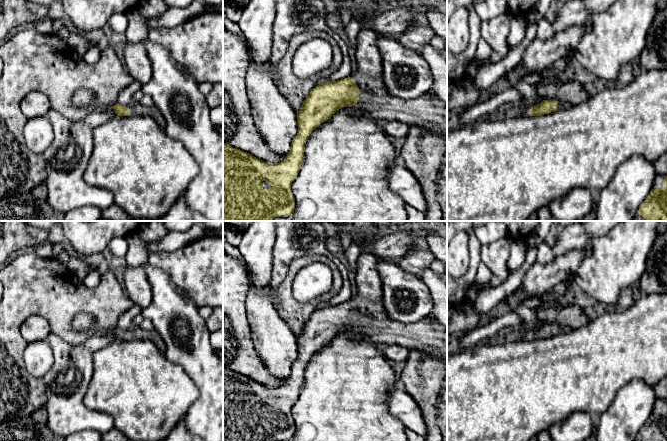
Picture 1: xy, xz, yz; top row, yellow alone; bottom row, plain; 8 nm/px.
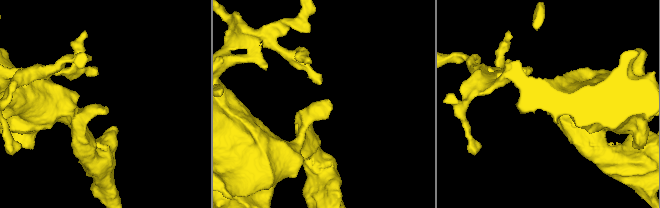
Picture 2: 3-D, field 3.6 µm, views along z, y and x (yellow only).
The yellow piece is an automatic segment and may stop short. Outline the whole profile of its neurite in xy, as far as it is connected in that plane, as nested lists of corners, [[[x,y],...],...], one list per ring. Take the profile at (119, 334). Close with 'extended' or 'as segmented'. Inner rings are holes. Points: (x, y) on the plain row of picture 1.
[[[116,327],[111,332],[114,333],[115,337],[118,340],[128,340],[128,339],[130,340],[150,340],[158,347],[158,349],[162,353],[165,353],[166,351],[166,346],[161,336],[155,330],[146,331],[140,327],[134,330],[120,330],[118,327]]]; extended

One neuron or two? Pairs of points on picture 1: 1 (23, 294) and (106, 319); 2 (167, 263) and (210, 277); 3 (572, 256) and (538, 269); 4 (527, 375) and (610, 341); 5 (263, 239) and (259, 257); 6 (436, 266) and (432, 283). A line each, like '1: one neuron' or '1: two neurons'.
1: one neuron
2: one neuron
3: one neuron
4: one neuron
5: one neuron
6: two neurons

